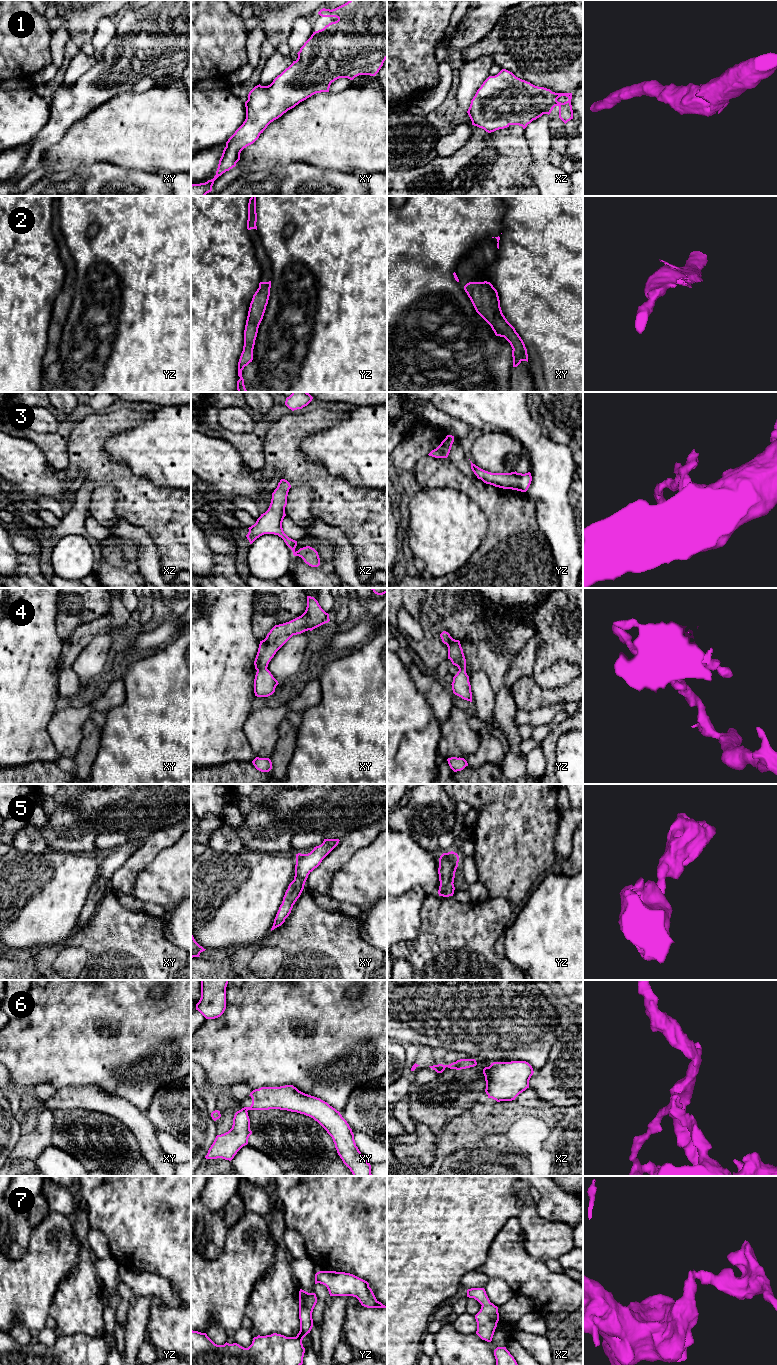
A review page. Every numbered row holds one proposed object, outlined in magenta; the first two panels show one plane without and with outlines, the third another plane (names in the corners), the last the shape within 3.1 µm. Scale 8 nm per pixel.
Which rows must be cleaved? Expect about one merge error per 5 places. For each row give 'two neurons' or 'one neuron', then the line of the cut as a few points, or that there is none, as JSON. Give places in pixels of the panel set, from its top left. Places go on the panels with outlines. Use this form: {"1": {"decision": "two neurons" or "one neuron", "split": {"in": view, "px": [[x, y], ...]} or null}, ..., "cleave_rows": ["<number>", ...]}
{"1": {"decision": "one neuron", "split": null}, "2": {"decision": "one neuron", "split": null}, "3": {"decision": "one neuron", "split": null}, "4": {"decision": "one neuron", "split": null}, "5": {"decision": "one neuron", "split": null}, "6": {"decision": "two neurons", "split": {"in": "xz", "px": [[444, 1065], [441, 1071]]}}, "7": {"decision": "one neuron", "split": null}, "cleave_rows": ["6"]}

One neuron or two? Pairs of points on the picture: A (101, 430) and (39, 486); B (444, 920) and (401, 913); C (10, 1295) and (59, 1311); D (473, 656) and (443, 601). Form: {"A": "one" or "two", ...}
{"A": "two", "B": "two", "C": "two", "D": "two"}

